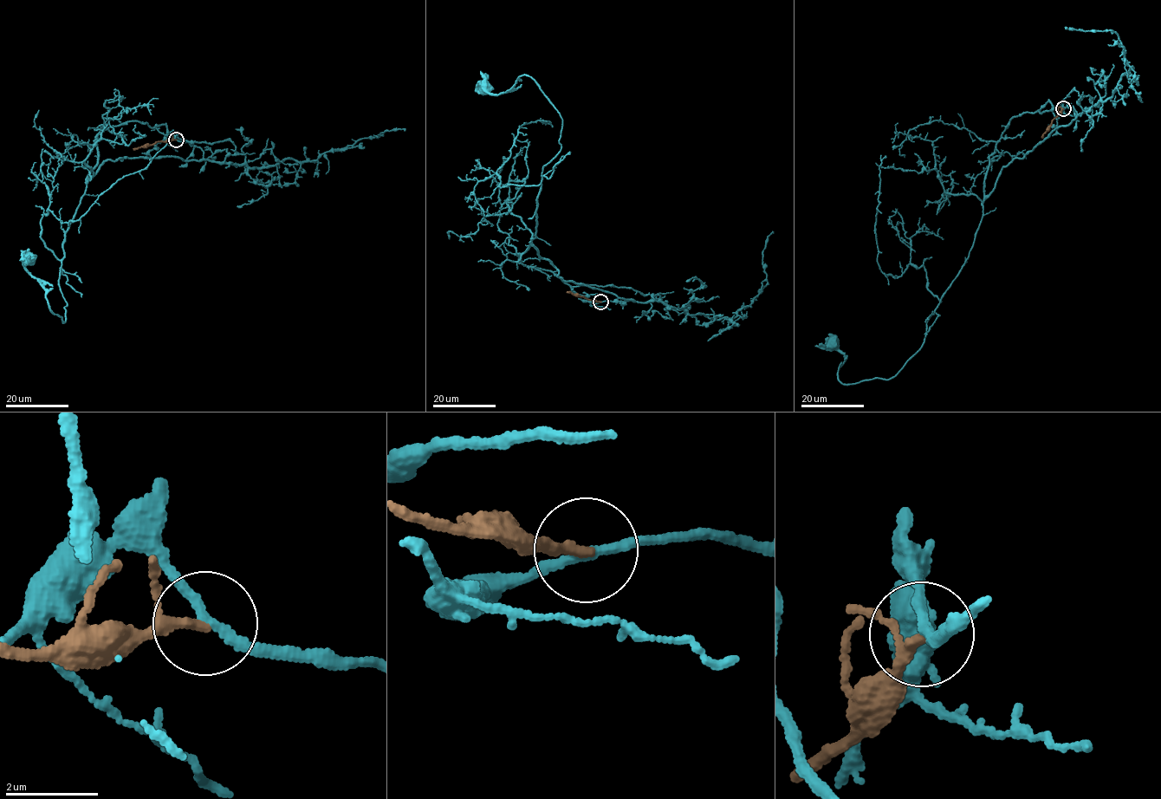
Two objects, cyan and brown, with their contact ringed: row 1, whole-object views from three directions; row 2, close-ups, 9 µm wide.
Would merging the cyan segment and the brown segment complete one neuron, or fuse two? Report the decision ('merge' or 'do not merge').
do not merge

